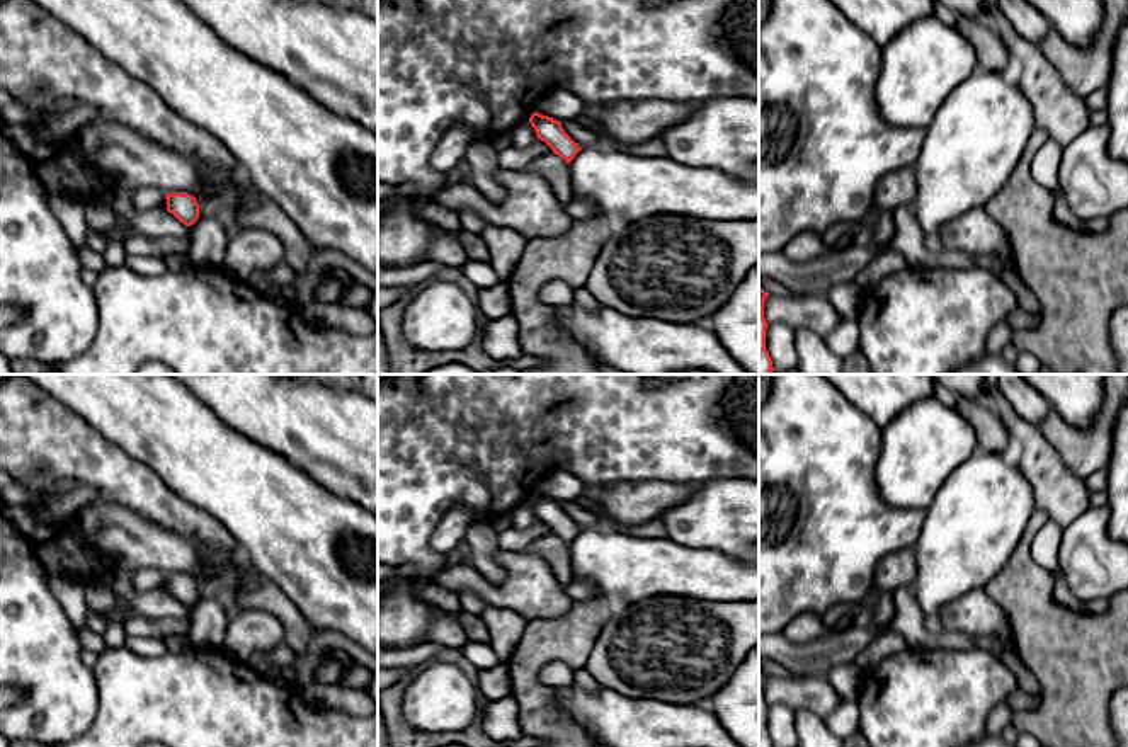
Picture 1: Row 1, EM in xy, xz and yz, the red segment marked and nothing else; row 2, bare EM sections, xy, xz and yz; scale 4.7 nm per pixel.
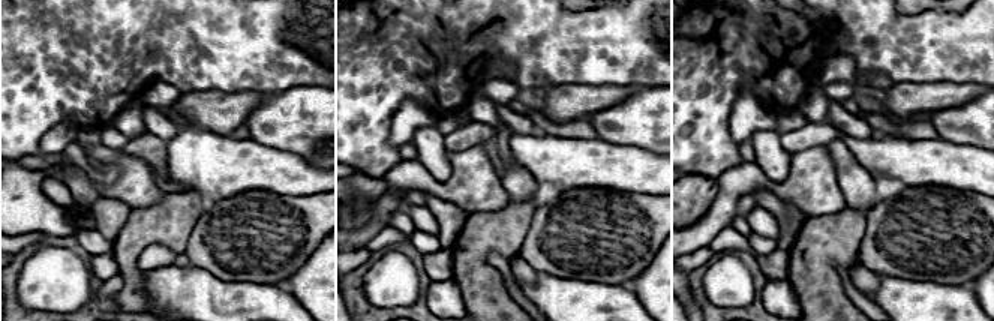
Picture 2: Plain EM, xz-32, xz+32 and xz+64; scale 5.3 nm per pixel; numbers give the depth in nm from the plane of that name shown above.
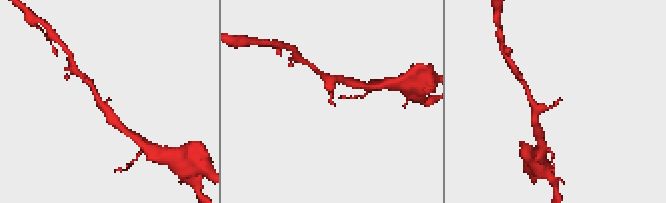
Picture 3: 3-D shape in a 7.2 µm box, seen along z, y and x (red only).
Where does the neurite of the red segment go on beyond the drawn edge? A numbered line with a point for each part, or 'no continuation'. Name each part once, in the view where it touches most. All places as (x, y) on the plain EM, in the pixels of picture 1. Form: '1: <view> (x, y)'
no continuation

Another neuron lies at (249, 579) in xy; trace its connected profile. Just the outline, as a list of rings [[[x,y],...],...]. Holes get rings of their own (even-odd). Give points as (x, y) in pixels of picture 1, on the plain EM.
[[[248,563],[240,565],[236,572],[243,592],[252,592],[259,587],[260,575]]]

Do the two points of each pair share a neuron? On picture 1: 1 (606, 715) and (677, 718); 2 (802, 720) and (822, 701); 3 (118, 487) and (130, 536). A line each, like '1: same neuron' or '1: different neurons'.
1: same neuron
2: different neurons
3: different neurons

